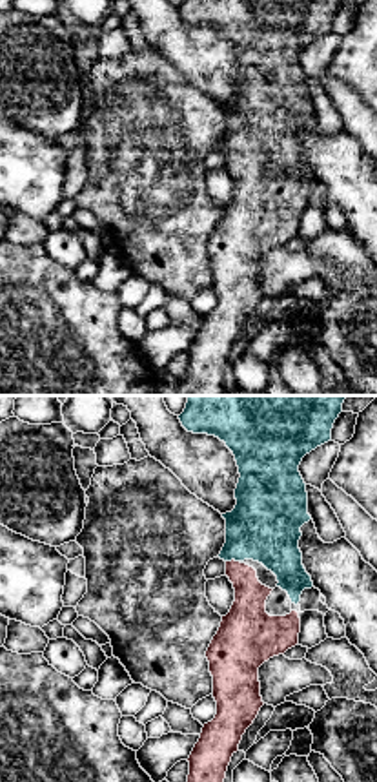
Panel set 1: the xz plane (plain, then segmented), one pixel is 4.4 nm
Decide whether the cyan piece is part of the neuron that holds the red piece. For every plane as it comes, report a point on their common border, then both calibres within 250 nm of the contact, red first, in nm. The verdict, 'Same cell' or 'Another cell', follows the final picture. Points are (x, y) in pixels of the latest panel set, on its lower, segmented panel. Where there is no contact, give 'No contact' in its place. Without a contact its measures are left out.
Touches red at (232, 560). Thickness 160 nm (red) against 320 nm

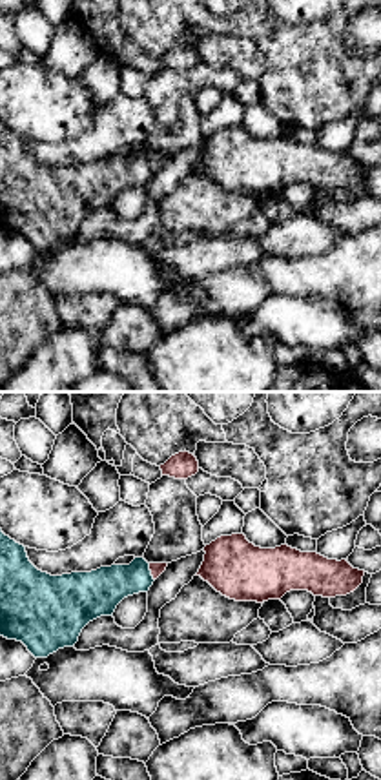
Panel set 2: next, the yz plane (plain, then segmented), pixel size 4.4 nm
Touches red at (152, 573). Thickness 60 nm (red) against 200 nm

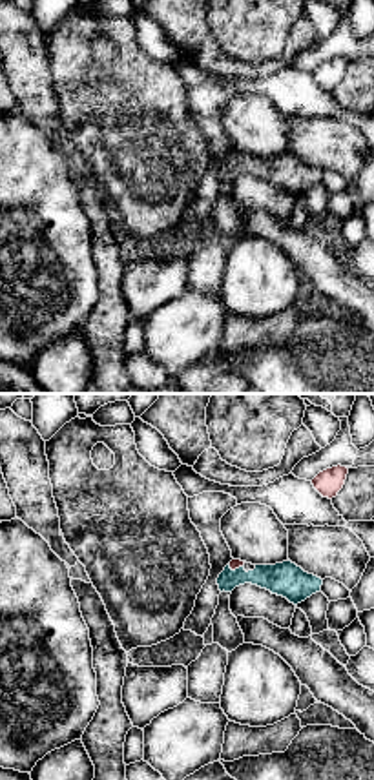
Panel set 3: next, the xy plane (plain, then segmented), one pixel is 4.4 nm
Touches red at (236, 567). Thickness 50 nm (red) against 150 nm

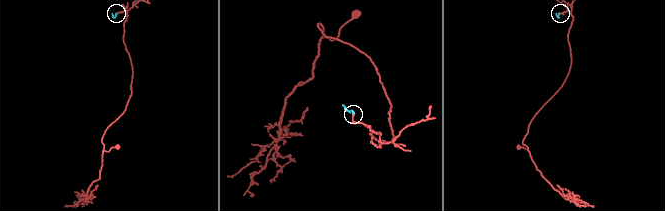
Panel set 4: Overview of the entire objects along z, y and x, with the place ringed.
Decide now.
Same cell

